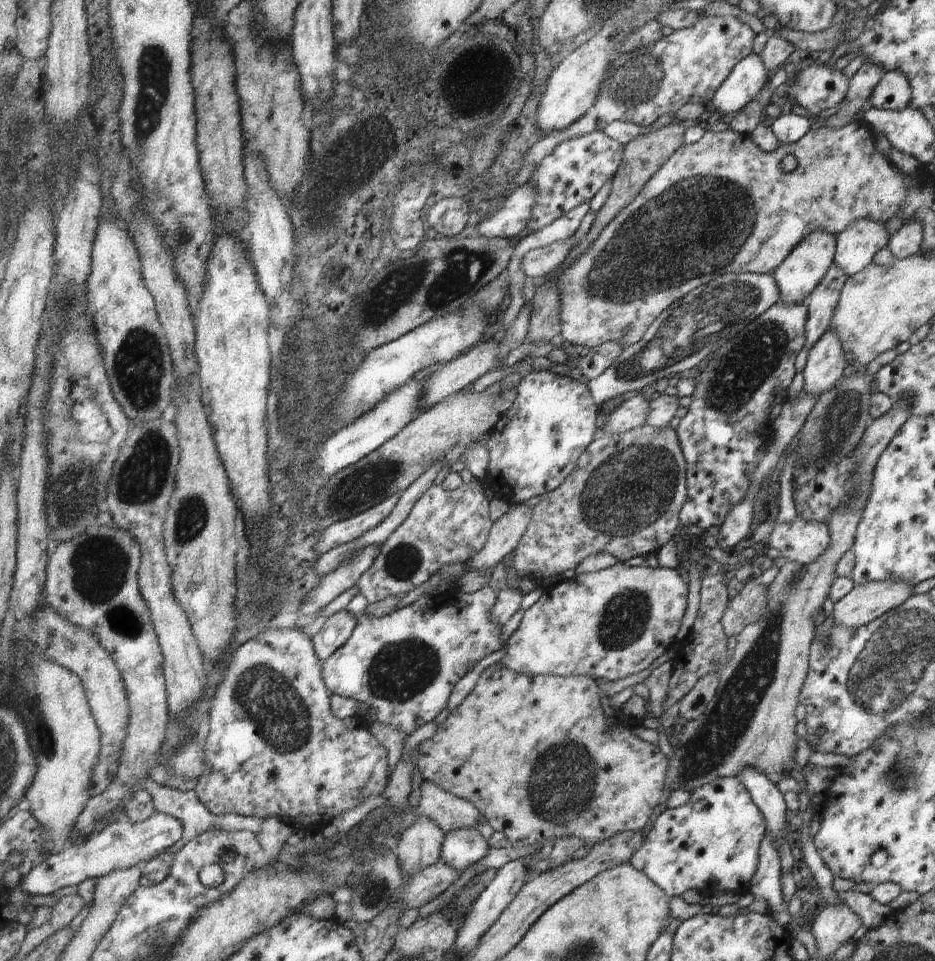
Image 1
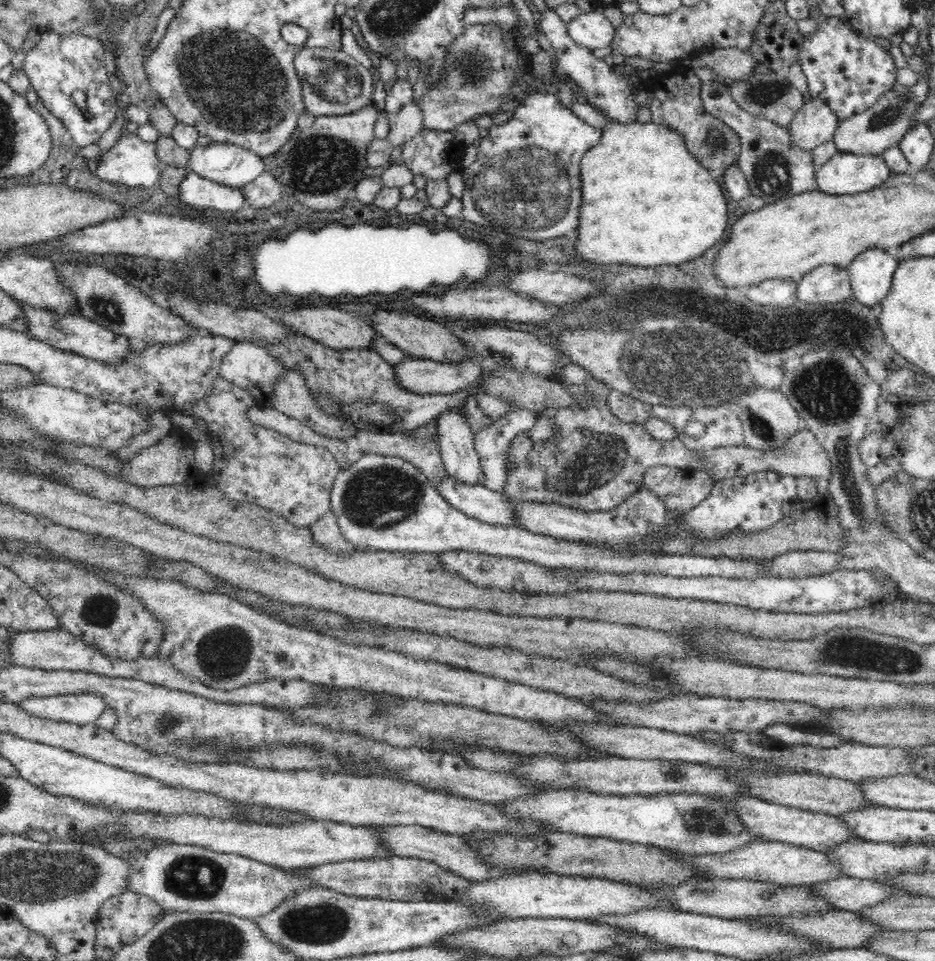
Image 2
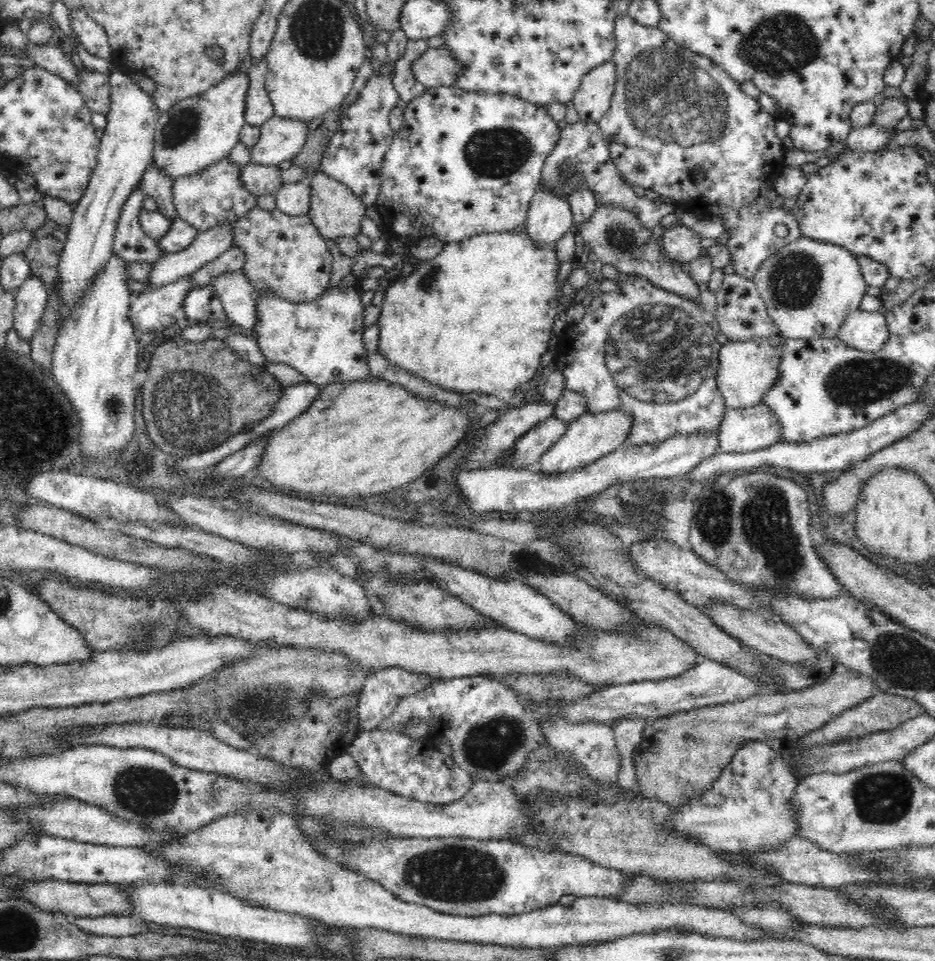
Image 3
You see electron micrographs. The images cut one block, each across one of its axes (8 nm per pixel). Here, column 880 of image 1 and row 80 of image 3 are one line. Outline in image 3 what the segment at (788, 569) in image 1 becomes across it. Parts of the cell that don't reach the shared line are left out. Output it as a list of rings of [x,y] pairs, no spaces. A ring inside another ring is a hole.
[[[442,46],[426,49],[410,63],[410,69],[426,88],[452,87],[461,72],[458,61]]]

